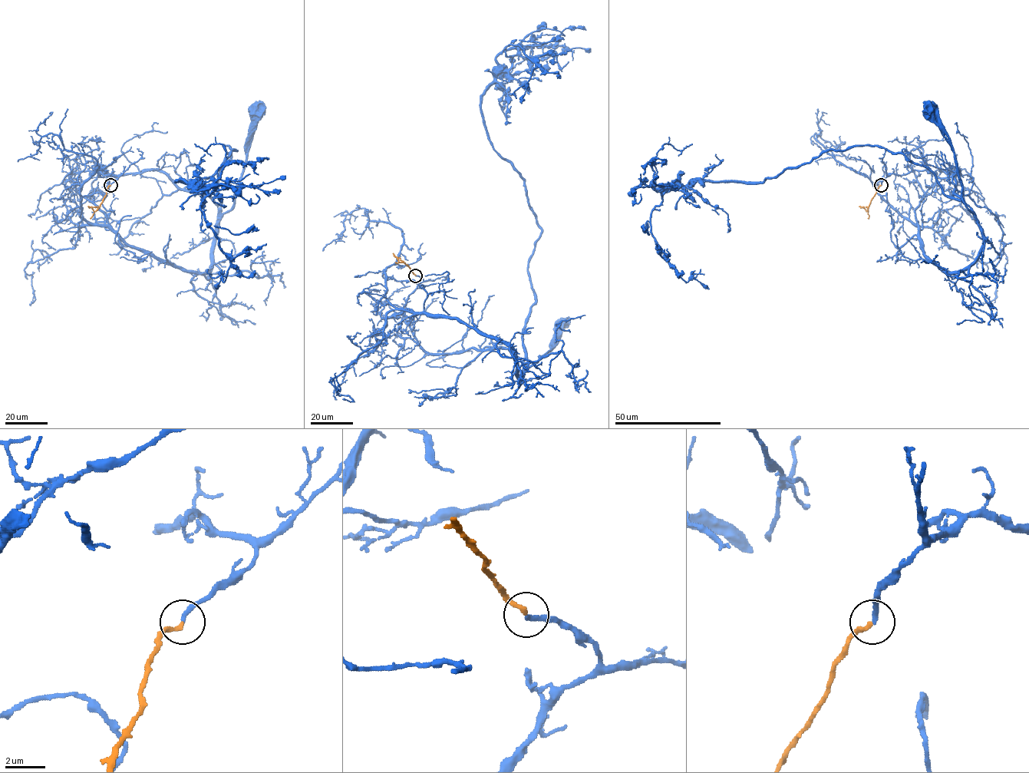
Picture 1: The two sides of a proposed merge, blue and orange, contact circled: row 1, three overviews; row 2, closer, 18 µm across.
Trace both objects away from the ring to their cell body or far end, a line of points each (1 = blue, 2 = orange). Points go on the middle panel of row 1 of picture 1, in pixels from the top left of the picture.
1: (415, 275), (423, 280), (402, 312), (414, 338), (430, 353), (509, 349), (530, 367), (551, 348), (561, 323)
2: (415, 275), (393, 253)

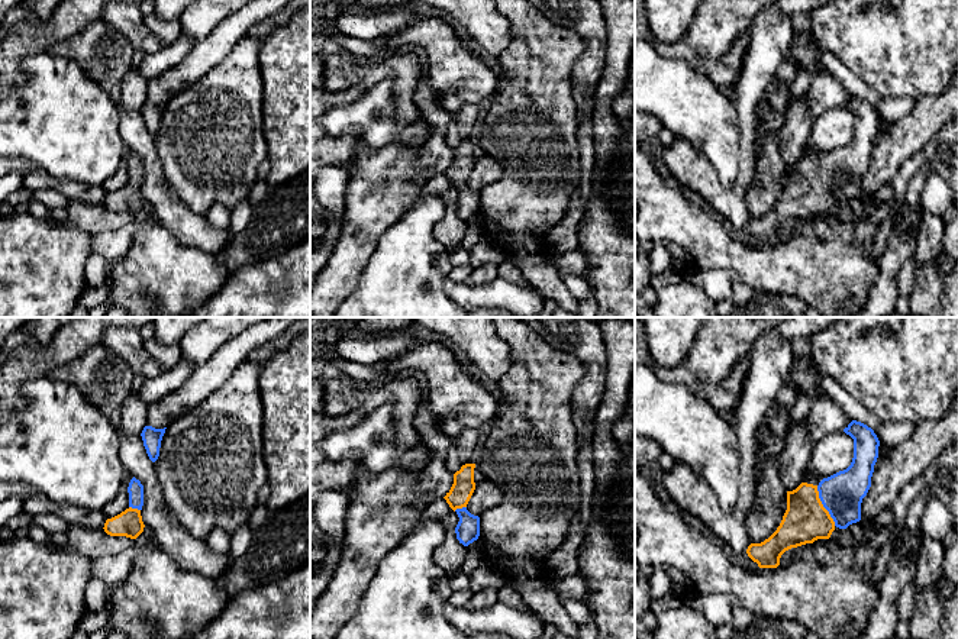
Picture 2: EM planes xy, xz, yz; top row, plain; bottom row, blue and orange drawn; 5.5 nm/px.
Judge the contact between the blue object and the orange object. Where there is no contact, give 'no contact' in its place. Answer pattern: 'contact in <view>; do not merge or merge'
contact in yz; merge

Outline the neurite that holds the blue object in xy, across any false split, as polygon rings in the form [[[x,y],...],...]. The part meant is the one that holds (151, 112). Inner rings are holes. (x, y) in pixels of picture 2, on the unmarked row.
[[[145,101],[141,109],[146,129],[152,138],[155,138],[159,132],[161,116],[165,104],[167,103],[155,104],[152,101]]]

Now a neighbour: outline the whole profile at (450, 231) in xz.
[[[455,203],[445,206],[443,217],[435,225],[433,235],[442,242],[449,252],[459,248],[459,242],[467,230],[467,222],[464,222],[455,209]]]

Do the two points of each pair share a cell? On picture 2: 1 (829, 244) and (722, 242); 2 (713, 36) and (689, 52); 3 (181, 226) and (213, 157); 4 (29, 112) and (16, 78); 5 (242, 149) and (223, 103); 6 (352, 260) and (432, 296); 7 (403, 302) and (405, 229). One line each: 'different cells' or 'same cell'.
1: same cell
2: different cells
3: different cells
4: different cells
5: same cell
6: different cells
7: same cell

